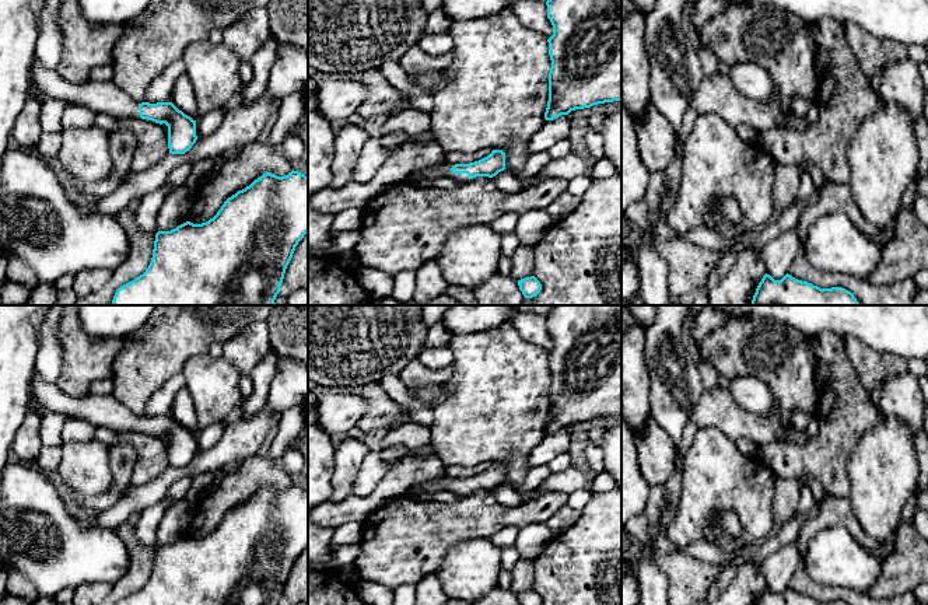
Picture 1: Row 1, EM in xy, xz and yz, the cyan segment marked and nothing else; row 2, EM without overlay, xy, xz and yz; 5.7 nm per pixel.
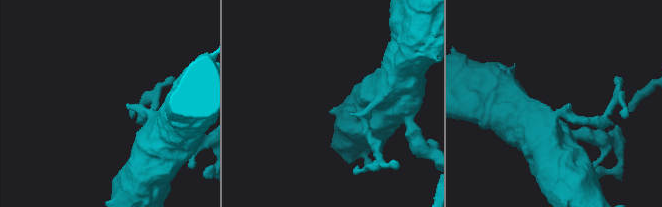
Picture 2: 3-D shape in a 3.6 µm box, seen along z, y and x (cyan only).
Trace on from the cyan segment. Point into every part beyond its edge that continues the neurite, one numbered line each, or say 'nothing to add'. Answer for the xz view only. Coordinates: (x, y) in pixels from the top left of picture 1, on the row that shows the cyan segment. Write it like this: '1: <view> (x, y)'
1: xz (444, 171)

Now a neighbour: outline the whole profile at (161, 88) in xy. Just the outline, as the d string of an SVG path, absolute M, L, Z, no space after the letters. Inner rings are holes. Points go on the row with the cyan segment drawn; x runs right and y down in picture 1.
M182 60L175 62L174 64L168 66L150 84L147 94L146 94L146 102L148 104L167 102L175 91L176 80L183 73L185 73L185 66Z

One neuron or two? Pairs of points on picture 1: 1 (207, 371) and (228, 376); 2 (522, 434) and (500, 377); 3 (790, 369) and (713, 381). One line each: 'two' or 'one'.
1: one
2: one
3: two

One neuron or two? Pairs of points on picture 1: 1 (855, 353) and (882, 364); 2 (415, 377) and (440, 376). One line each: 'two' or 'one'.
1: one
2: one

